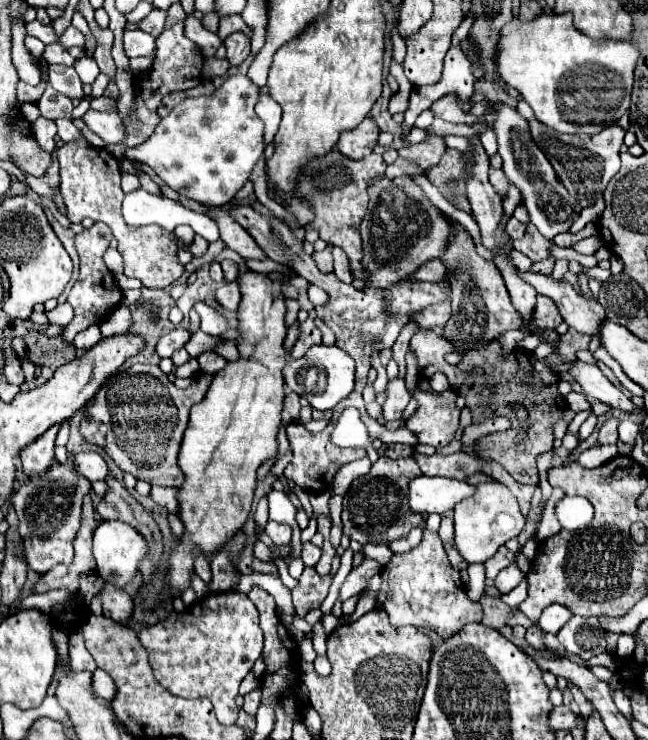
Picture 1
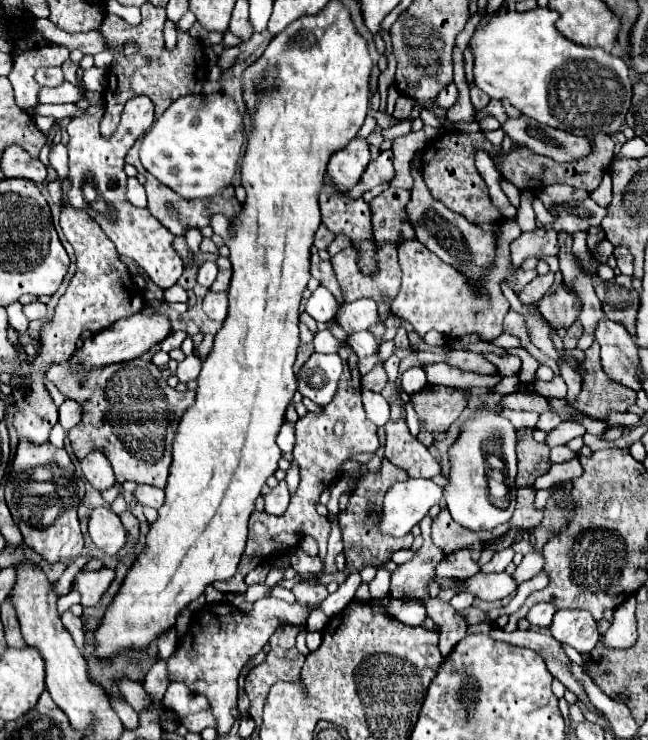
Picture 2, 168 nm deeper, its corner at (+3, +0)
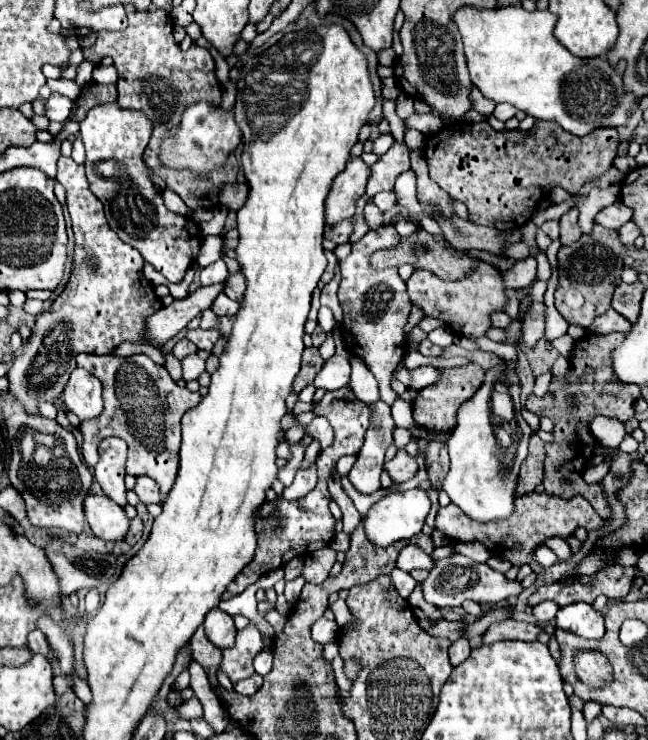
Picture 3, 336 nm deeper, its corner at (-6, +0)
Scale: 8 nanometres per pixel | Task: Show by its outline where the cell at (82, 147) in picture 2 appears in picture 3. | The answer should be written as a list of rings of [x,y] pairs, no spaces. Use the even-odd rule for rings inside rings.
[[[117,103],[95,105],[87,113],[87,117],[81,121],[81,131],[79,131],[85,143],[85,151],[87,151],[85,171],[87,171],[89,189],[103,203],[109,227],[119,235],[119,239],[135,247],[147,263],[151,263],[163,277],[167,277],[167,281],[181,283],[185,271],[197,259],[197,253],[201,247],[201,229],[197,227],[197,223],[191,217],[187,219],[187,217],[171,213],[163,205],[161,193],[153,187],[153,183],[147,177],[147,169],[143,163],[143,149],[149,143],[151,129],[153,129],[153,123],[149,121],[149,117],[143,111],[121,109]]]

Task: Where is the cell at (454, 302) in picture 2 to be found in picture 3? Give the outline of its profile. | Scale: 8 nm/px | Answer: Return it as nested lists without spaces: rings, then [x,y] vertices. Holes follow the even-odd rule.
[[[477,265],[469,275],[457,281],[441,279],[435,273],[431,275],[431,271],[417,269],[407,281],[407,291],[409,291],[411,305],[419,307],[425,313],[425,317],[441,319],[455,335],[461,337],[473,335],[475,339],[485,337],[485,333],[493,327],[491,315],[505,311],[505,305],[509,303],[507,289],[503,287],[503,277],[491,265]]]

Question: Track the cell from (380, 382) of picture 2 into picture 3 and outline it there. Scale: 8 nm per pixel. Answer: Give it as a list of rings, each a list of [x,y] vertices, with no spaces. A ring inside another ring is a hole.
[[[393,225],[373,229],[363,239],[359,239],[359,243],[353,245],[351,255],[347,259],[339,261],[341,287],[337,293],[339,303],[343,307],[341,329],[343,329],[345,345],[349,347],[351,353],[363,357],[367,367],[371,367],[371,371],[379,383],[381,399],[389,405],[397,397],[397,393],[391,389],[391,373],[395,371],[395,367],[401,363],[401,359],[405,355],[403,327],[407,323],[411,303],[409,303],[409,295],[405,289],[405,281],[399,277],[397,267],[389,267],[389,269],[379,271],[379,269],[373,269],[369,259],[379,249],[397,247],[399,241],[401,241],[401,237],[397,235]]]

